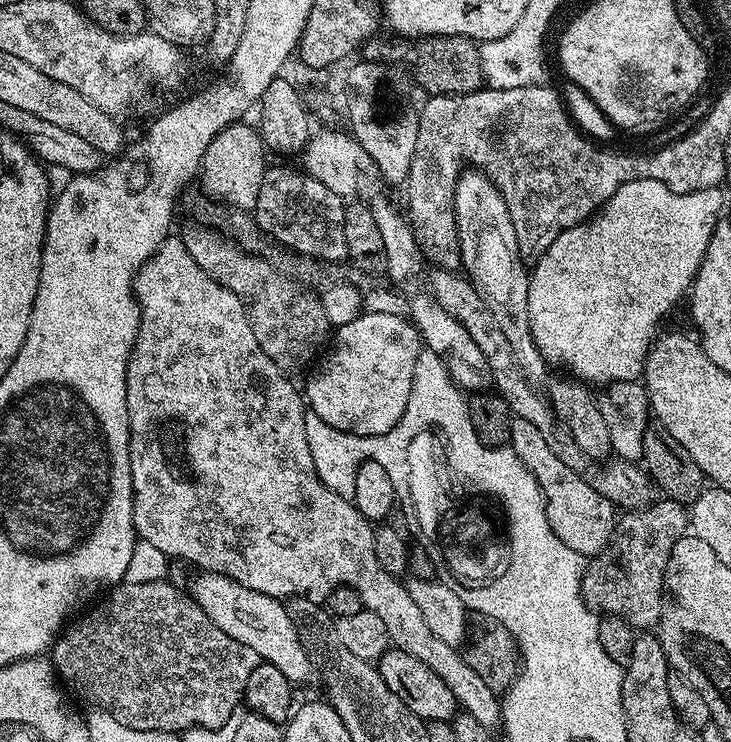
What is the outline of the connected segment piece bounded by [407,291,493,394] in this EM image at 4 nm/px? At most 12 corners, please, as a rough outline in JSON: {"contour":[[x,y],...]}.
{"contour":[[427,291],[409,295],[423,347],[468,394],[491,389],[474,338]]}

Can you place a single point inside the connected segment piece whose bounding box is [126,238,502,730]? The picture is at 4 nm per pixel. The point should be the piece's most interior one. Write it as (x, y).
(221, 471)

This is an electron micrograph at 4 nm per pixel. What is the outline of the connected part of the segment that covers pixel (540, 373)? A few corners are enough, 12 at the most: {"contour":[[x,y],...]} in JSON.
{"contour":[[464,170],[452,213],[460,268],[518,370],[547,385],[530,334],[516,224],[487,175]]}

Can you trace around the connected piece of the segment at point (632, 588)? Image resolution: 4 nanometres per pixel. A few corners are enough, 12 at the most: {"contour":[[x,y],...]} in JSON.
{"contour":[[657,499],[619,517],[587,561],[586,606],[655,629],[685,505]]}

